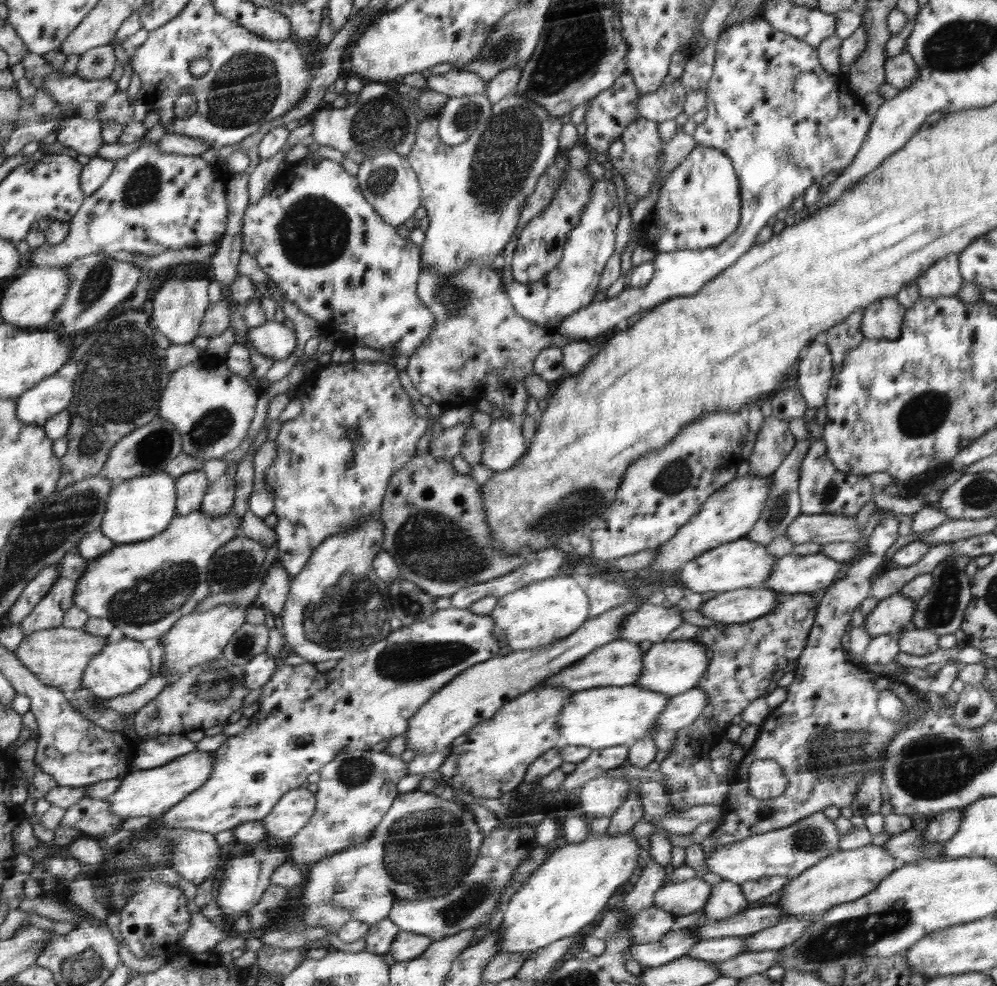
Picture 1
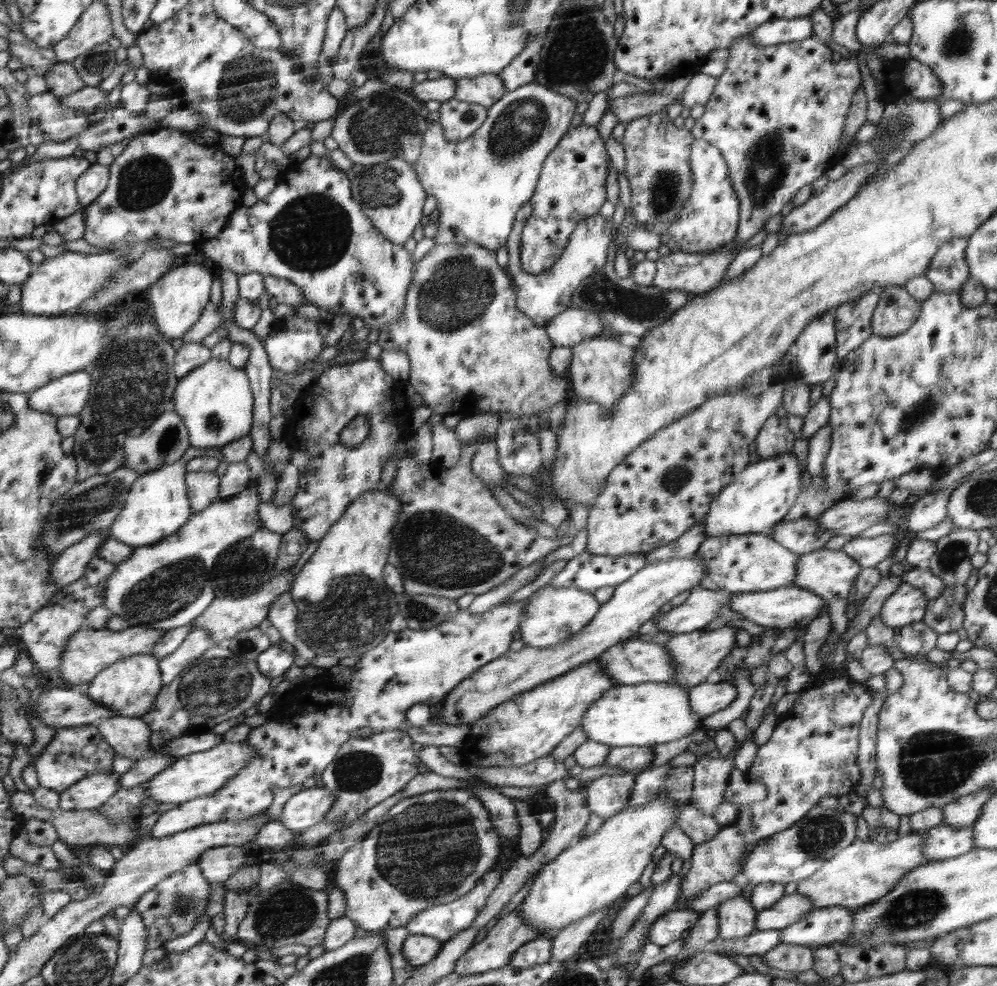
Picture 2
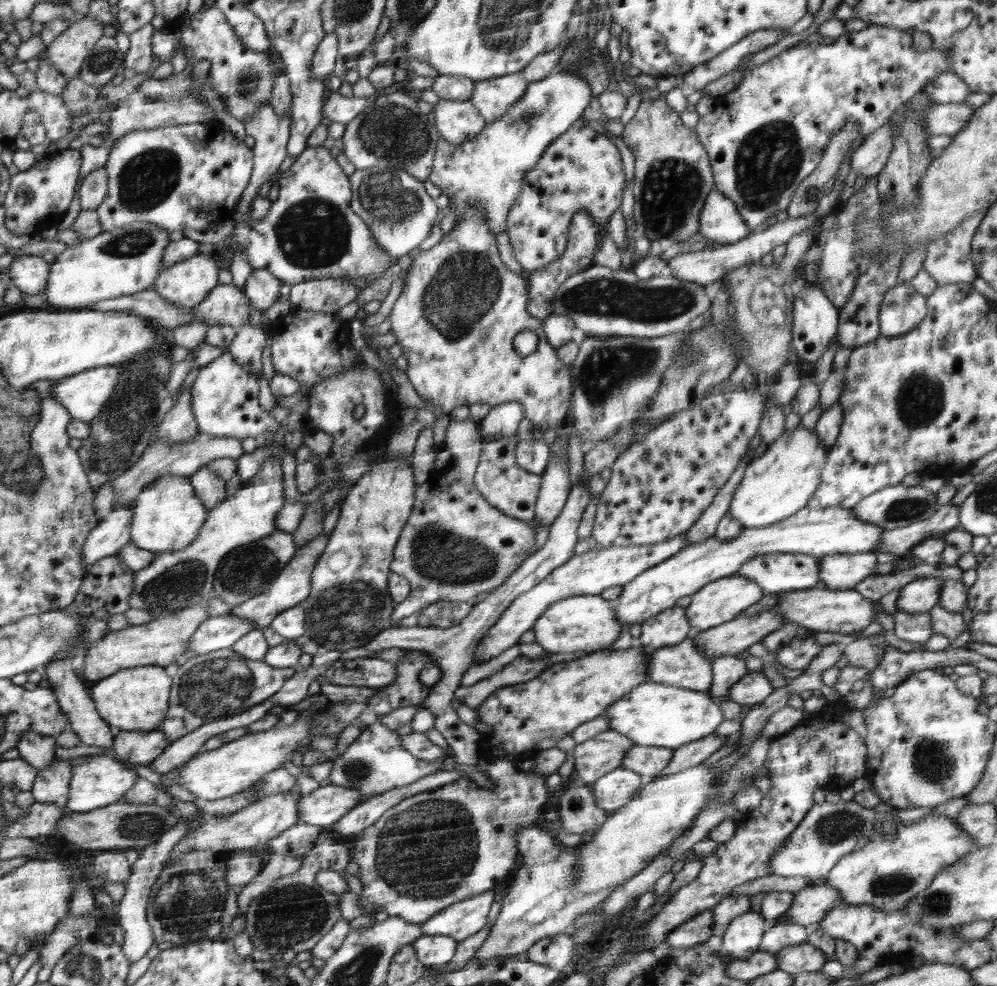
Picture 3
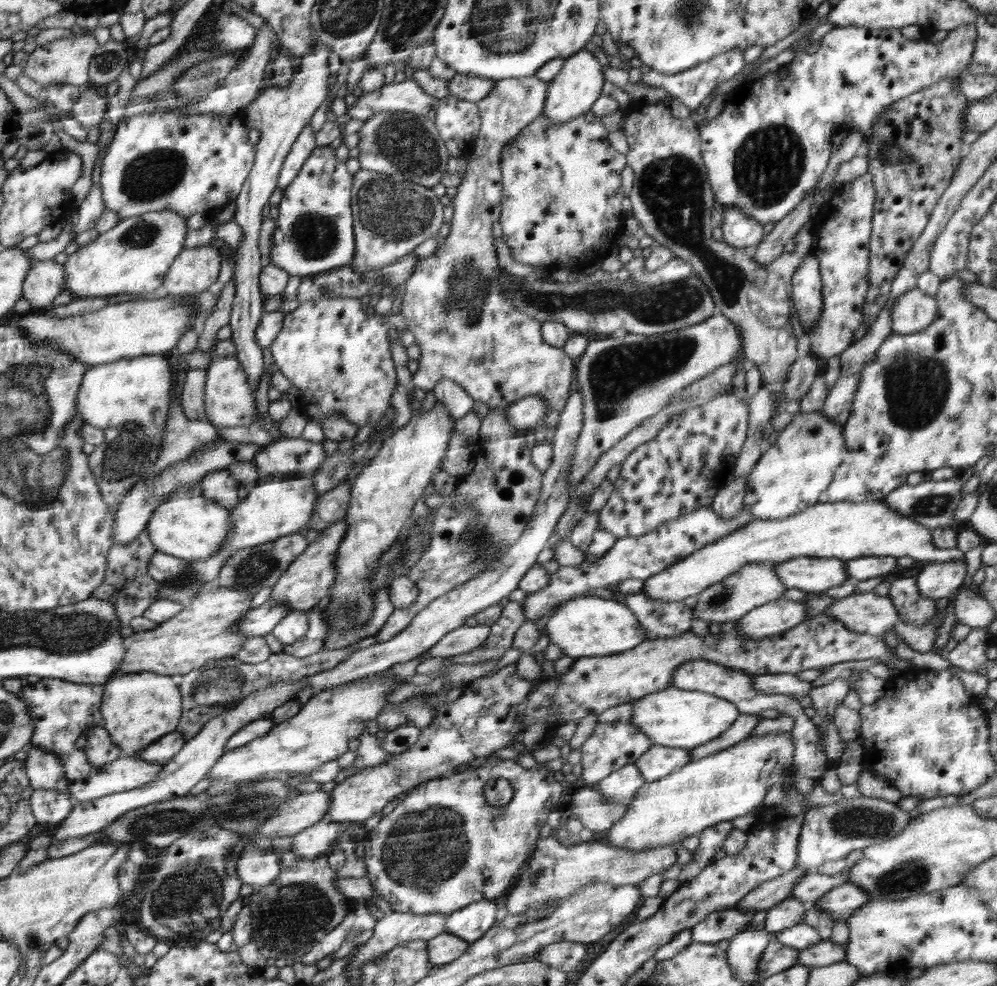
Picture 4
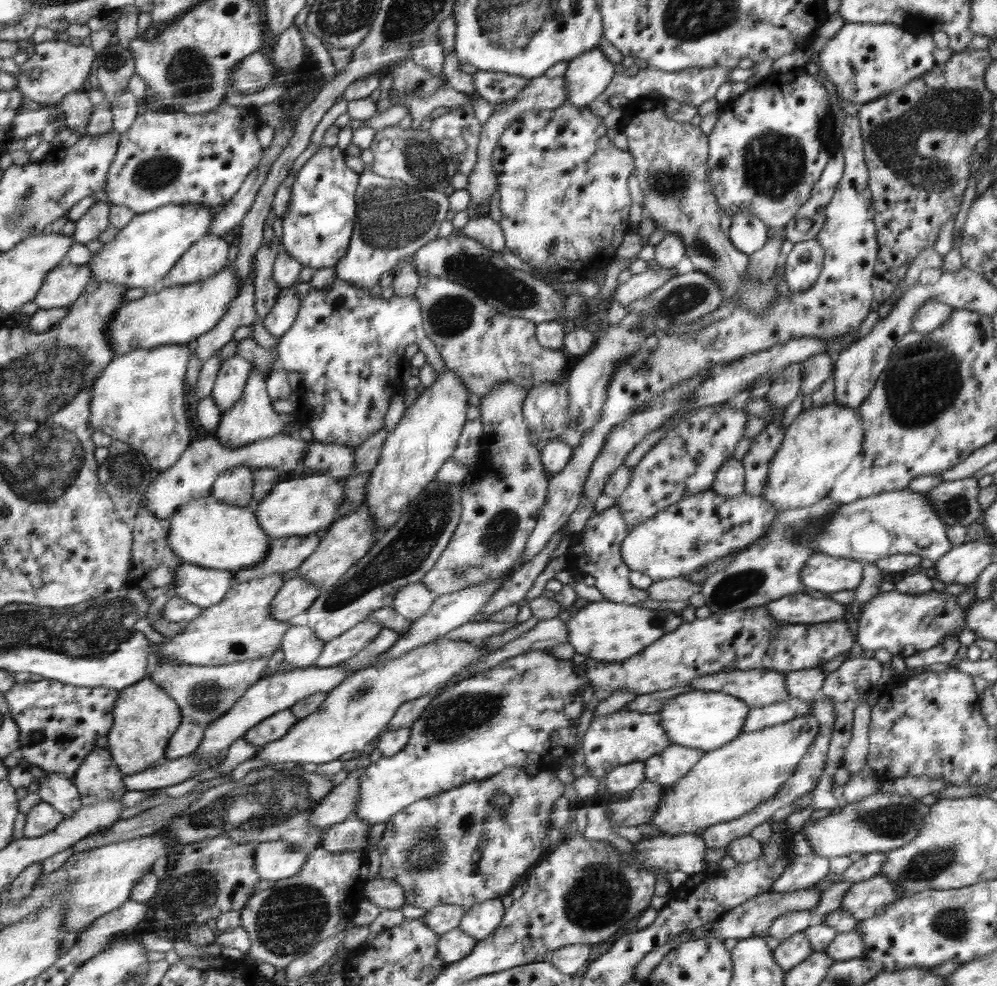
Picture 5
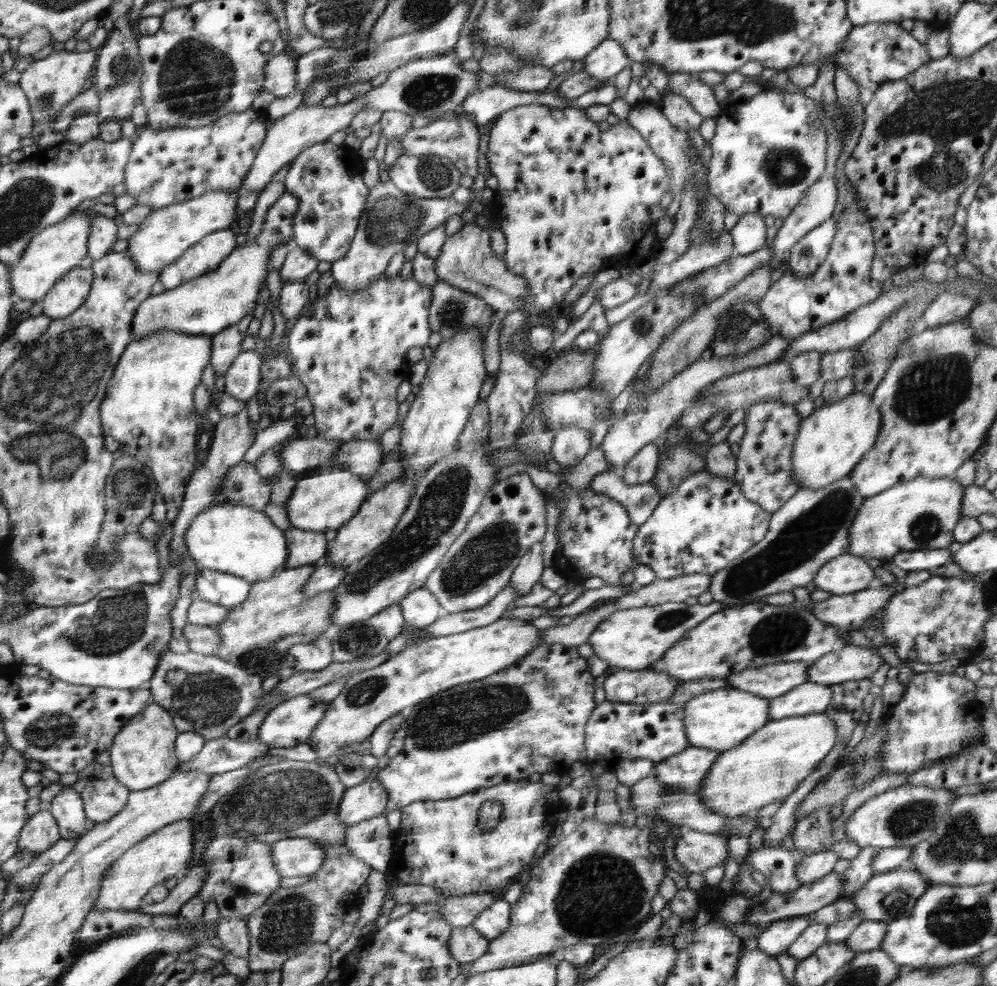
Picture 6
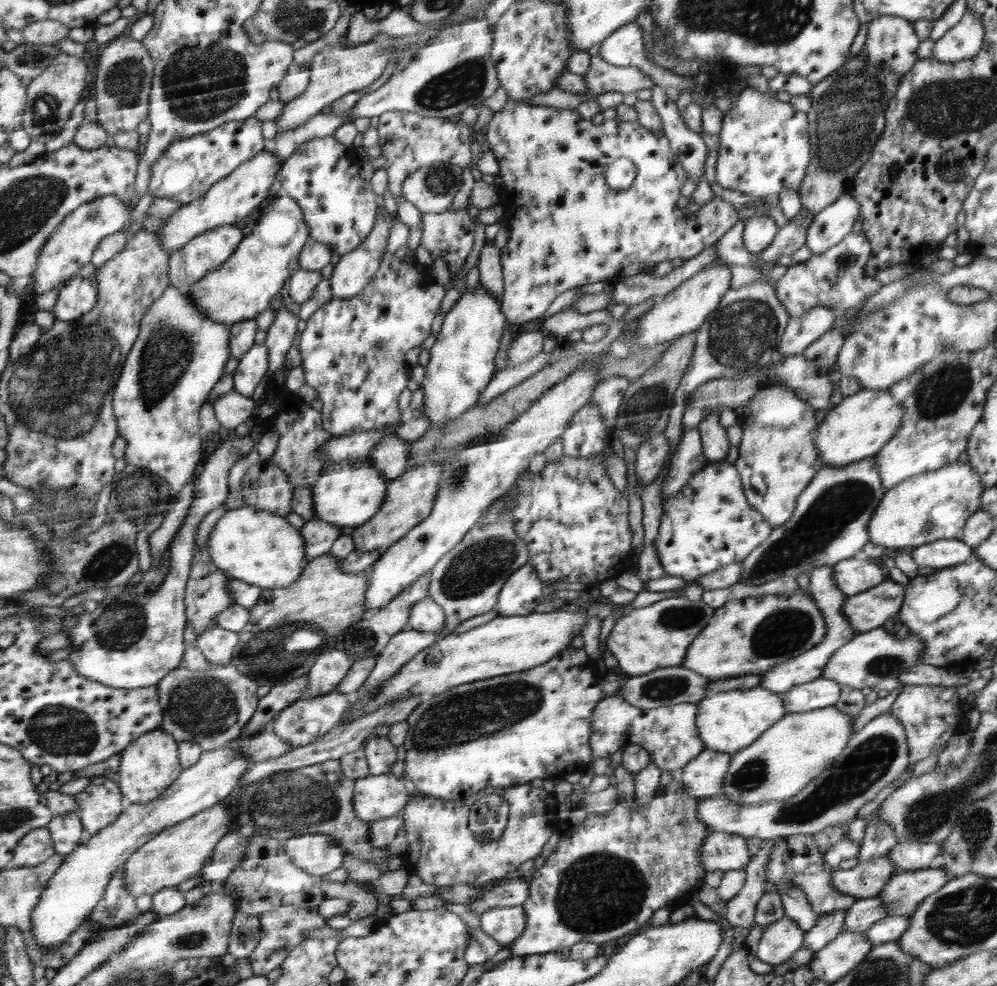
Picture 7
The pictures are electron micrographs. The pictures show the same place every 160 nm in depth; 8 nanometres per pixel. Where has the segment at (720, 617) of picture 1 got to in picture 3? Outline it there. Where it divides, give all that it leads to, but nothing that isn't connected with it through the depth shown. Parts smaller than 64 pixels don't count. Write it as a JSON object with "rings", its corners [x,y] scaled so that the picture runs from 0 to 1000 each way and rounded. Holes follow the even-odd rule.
{"rings":[[[818,594],[813,597],[796,597],[795,599],[781,601],[781,609],[777,619],[785,625],[787,631],[797,631],[805,639],[864,643],[876,631],[877,615],[880,612],[863,603],[857,596],[836,599]]]}

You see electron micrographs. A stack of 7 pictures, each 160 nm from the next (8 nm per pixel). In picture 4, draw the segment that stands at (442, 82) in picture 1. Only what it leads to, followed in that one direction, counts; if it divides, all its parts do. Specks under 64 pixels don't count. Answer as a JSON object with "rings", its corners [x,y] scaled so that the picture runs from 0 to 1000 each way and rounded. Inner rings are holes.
{"rings":[[[538,77],[524,78],[524,79],[510,79],[506,81],[499,81],[494,92],[490,93],[488,98],[483,99],[478,103],[478,111],[482,118],[482,131],[478,138],[478,145],[473,157],[467,162],[471,164],[468,167],[467,178],[464,180],[464,184],[459,189],[459,196],[457,196],[454,205],[452,206],[452,220],[451,227],[452,232],[450,237],[442,242],[438,253],[429,262],[423,263],[416,268],[413,278],[406,284],[405,298],[403,301],[403,310],[401,312],[402,318],[407,319],[411,324],[411,334],[415,340],[415,347],[421,351],[421,363],[419,366],[419,375],[414,379],[413,387],[417,394],[422,394],[425,397],[434,396],[440,386],[444,383],[450,383],[457,389],[465,392],[465,396],[479,408],[487,409],[487,412],[491,416],[504,415],[507,412],[513,411],[515,408],[521,407],[523,404],[529,403],[531,400],[543,400],[545,405],[549,408],[550,420],[546,424],[547,435],[558,435],[561,431],[562,420],[565,419],[566,413],[569,410],[572,400],[572,391],[574,391],[574,383],[576,383],[576,369],[574,369],[574,362],[570,363],[570,359],[563,354],[563,352],[552,351],[549,347],[546,347],[544,340],[544,327],[534,323],[533,319],[526,318],[525,315],[521,315],[518,310],[514,310],[514,306],[510,299],[506,298],[507,284],[501,281],[502,270],[499,268],[497,253],[495,249],[495,239],[493,239],[493,229],[495,225],[499,225],[502,220],[502,199],[505,199],[505,177],[503,153],[508,143],[517,140],[519,136],[528,128],[543,116],[544,111],[548,110],[549,91],[552,89],[552,84],[548,84]]]}

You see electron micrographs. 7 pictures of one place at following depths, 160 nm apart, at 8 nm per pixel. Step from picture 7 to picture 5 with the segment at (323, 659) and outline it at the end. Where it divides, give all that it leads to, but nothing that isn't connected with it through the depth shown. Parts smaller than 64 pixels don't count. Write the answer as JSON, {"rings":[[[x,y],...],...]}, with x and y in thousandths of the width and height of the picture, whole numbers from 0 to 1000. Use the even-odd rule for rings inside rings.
{"rings":[[[293,634],[285,643],[283,658],[288,680],[315,676],[323,665],[327,651],[321,648],[309,634]]]}

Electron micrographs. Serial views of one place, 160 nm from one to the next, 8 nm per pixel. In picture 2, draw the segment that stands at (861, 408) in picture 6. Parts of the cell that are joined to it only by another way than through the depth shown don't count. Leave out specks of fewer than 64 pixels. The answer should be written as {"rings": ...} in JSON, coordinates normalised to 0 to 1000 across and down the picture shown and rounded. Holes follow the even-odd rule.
{"rings":[[[795,458],[763,466],[758,471],[751,472],[745,480],[738,481],[736,488],[712,510],[710,519],[705,523],[707,543],[712,546],[766,540],[782,529],[794,515],[810,484],[809,477],[802,475]]]}

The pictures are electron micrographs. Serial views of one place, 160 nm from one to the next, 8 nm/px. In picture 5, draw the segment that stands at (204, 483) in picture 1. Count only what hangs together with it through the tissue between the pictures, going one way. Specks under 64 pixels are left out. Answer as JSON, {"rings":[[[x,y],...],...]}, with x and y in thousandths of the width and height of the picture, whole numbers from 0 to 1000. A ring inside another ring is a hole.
{"rings":[[[242,471],[223,479],[216,486],[212,503],[221,509],[247,514],[253,505],[253,495],[255,495],[253,476],[253,473]]]}

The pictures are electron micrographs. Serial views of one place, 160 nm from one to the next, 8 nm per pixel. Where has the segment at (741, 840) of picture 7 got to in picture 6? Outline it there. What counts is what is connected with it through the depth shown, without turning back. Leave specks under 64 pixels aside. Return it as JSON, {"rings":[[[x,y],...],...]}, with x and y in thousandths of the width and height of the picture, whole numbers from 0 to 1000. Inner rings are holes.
{"rings":[[[688,841],[684,846],[684,852],[677,854],[676,866],[690,885],[704,885],[715,878],[722,878],[730,869],[730,850],[721,845],[710,846]]]}

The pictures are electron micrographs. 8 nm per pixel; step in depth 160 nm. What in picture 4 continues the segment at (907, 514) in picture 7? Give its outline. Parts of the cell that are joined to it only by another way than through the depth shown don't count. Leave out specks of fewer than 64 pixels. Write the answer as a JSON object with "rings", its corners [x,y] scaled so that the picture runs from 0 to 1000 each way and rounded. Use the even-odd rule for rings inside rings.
{"rings":[[[886,507],[818,510],[793,524],[758,526],[740,540],[694,562],[680,573],[647,588],[643,600],[664,611],[686,609],[740,581],[753,571],[782,571],[800,565],[839,566],[847,569],[865,565],[913,565],[919,570],[963,569],[968,562],[959,556],[943,557],[934,549],[934,537],[910,521],[901,521]]]}

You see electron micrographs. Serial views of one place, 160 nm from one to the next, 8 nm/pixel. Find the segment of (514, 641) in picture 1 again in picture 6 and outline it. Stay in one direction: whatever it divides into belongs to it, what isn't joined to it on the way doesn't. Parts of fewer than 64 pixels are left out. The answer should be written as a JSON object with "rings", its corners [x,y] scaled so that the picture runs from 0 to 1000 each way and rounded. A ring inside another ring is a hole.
{"rings":[[[687,610],[619,619],[600,632],[589,652],[596,658],[595,663],[608,669],[611,675],[617,675],[619,678],[648,678],[658,673],[687,641],[727,617],[730,615],[725,615],[725,611],[691,614]]]}

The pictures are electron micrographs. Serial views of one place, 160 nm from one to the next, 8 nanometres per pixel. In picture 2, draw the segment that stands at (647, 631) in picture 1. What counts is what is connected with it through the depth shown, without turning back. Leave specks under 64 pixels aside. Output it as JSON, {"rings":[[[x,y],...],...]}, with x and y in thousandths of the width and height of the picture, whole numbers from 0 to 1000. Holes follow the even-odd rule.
{"rings":[[[700,593],[693,598],[686,612],[674,616],[668,622],[657,623],[658,637],[665,641],[686,643],[706,637],[716,627],[722,625],[725,617],[733,615],[734,606],[739,600],[727,596]]]}

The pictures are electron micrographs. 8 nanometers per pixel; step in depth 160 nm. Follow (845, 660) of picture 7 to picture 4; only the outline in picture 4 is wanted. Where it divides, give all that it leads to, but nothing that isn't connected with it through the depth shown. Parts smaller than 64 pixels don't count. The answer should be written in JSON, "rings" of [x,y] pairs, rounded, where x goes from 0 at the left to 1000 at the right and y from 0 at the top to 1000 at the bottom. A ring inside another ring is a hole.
{"rings":[[[792,683],[757,685],[756,691],[758,701],[797,706],[800,710],[811,705],[815,697],[813,692],[804,691],[798,684]]]}

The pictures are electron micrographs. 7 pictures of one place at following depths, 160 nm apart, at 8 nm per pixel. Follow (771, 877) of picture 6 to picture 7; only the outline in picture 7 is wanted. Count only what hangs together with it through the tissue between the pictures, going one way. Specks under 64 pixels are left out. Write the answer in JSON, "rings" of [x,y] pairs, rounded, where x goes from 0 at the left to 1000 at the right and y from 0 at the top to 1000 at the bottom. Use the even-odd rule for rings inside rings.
{"rings":[[[786,898],[780,906],[784,913],[787,924],[786,930],[798,935],[798,939],[806,945],[810,945],[812,941],[818,939],[818,935],[822,933],[822,928],[818,928],[806,905],[802,905],[802,901],[794,898]]]}

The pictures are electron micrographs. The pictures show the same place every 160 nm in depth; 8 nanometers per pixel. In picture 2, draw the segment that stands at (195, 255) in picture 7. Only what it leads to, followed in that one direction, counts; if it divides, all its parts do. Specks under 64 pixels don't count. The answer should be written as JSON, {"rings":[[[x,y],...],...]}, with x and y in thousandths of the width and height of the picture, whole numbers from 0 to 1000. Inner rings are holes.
{"rings":[[[187,268],[169,276],[158,286],[149,291],[149,308],[155,316],[156,327],[166,343],[182,343],[203,320],[205,310],[209,309],[213,290],[213,278],[199,268]]]}

